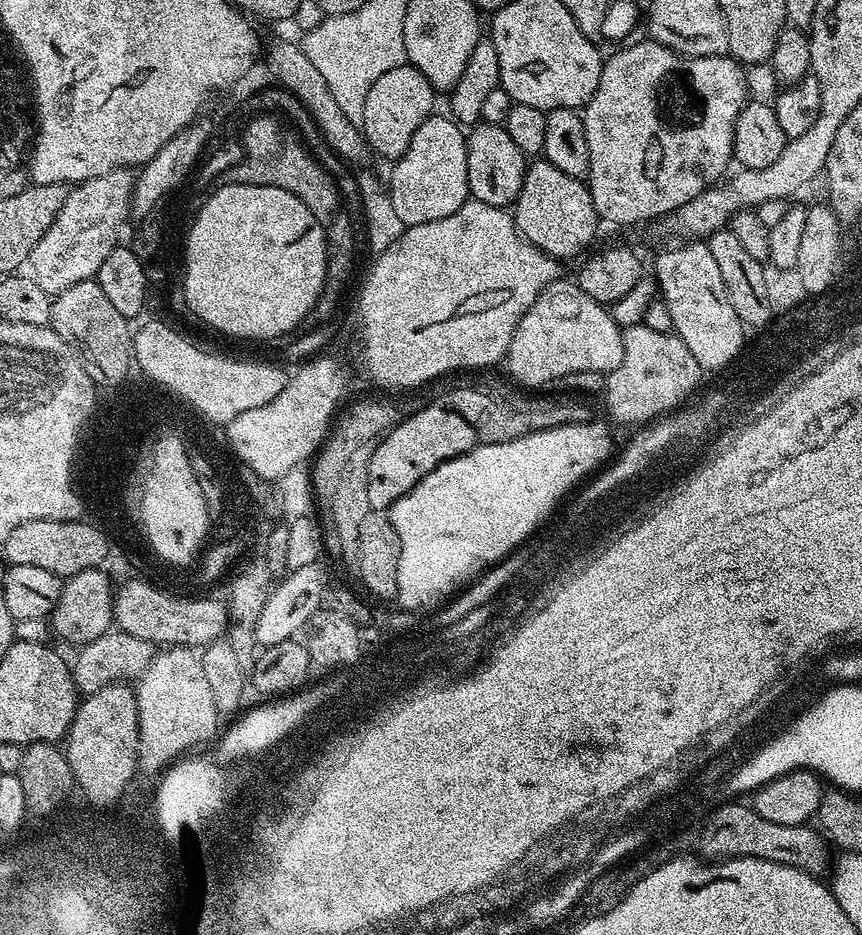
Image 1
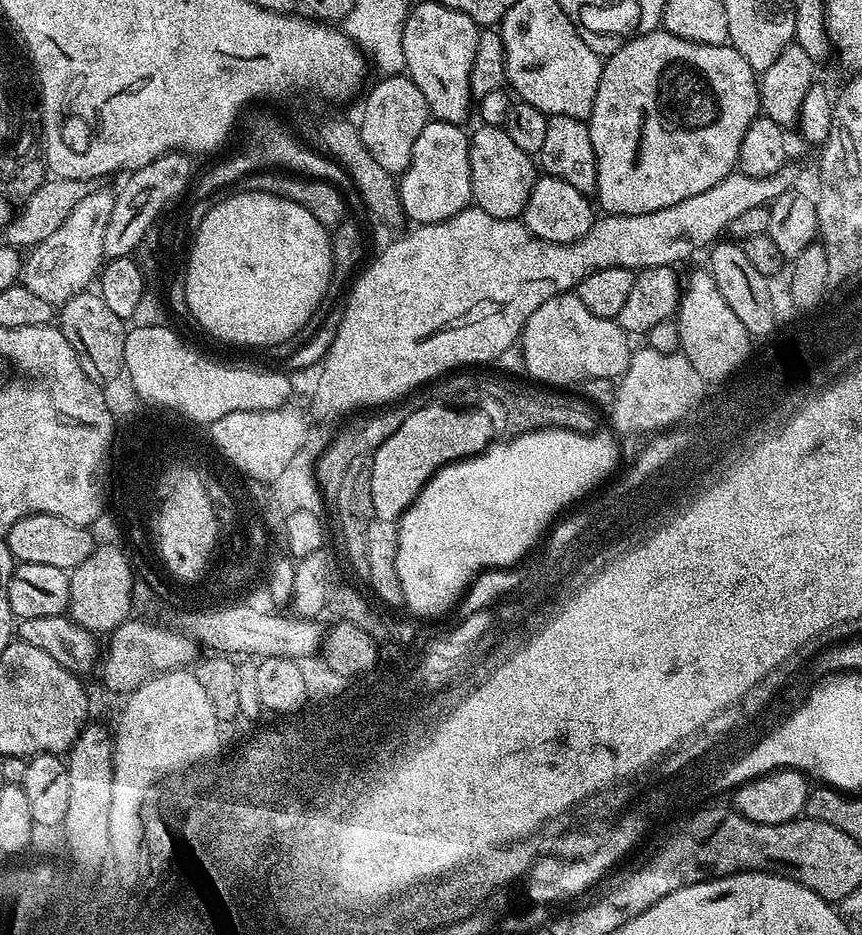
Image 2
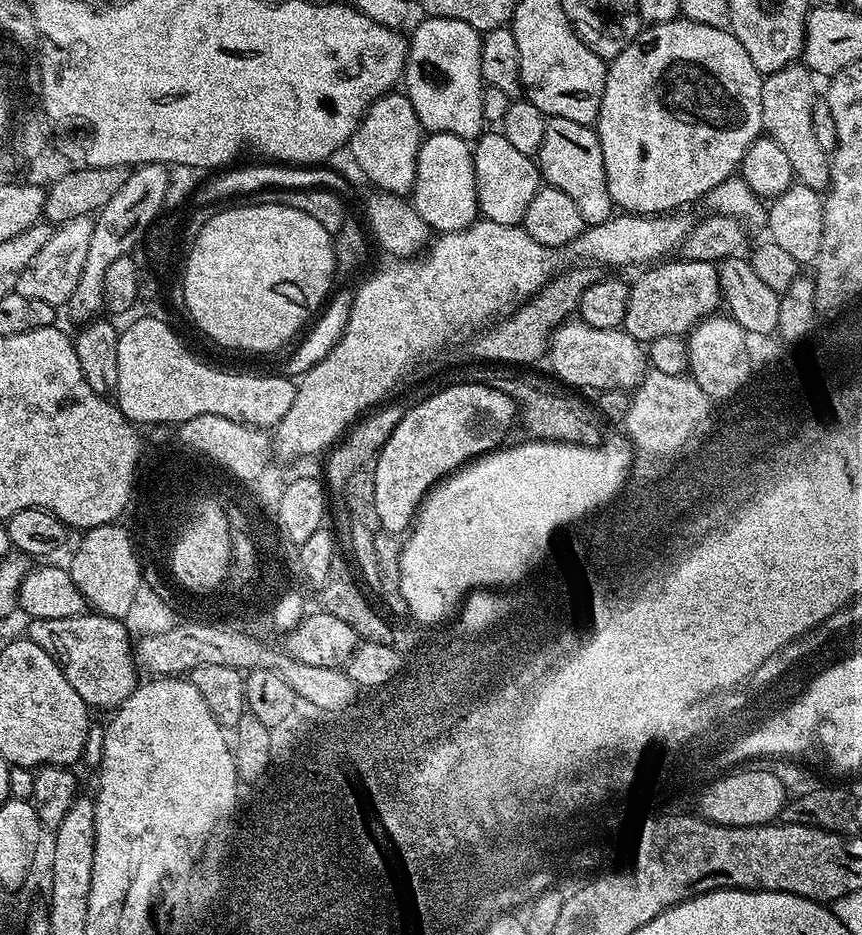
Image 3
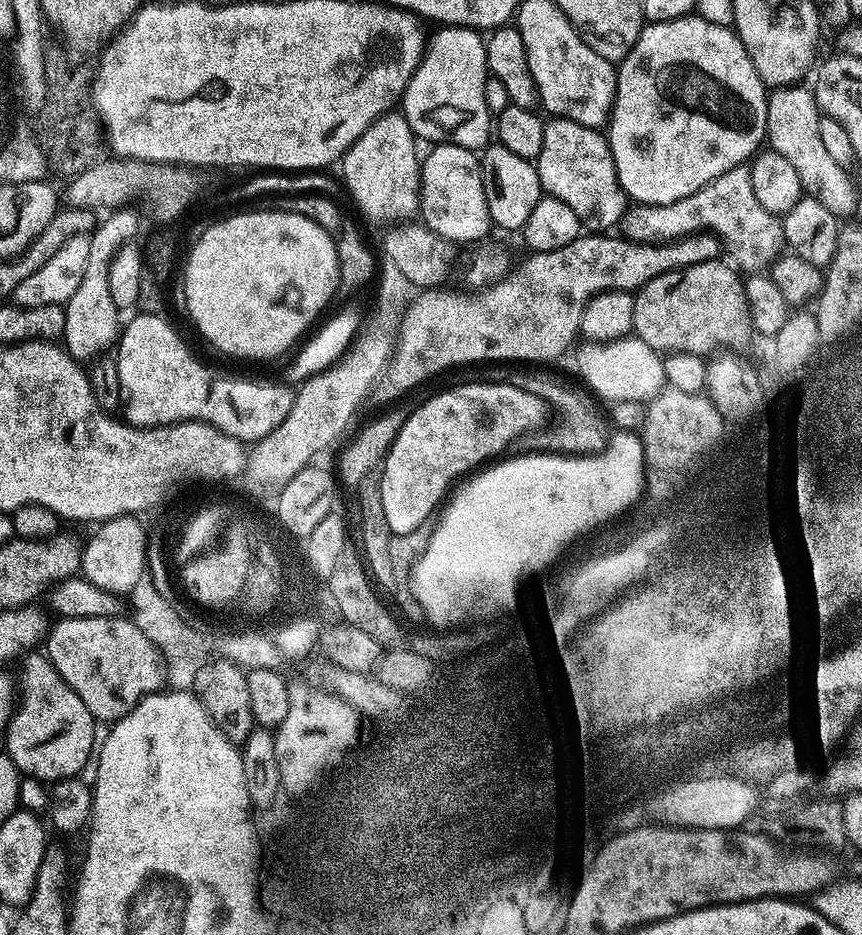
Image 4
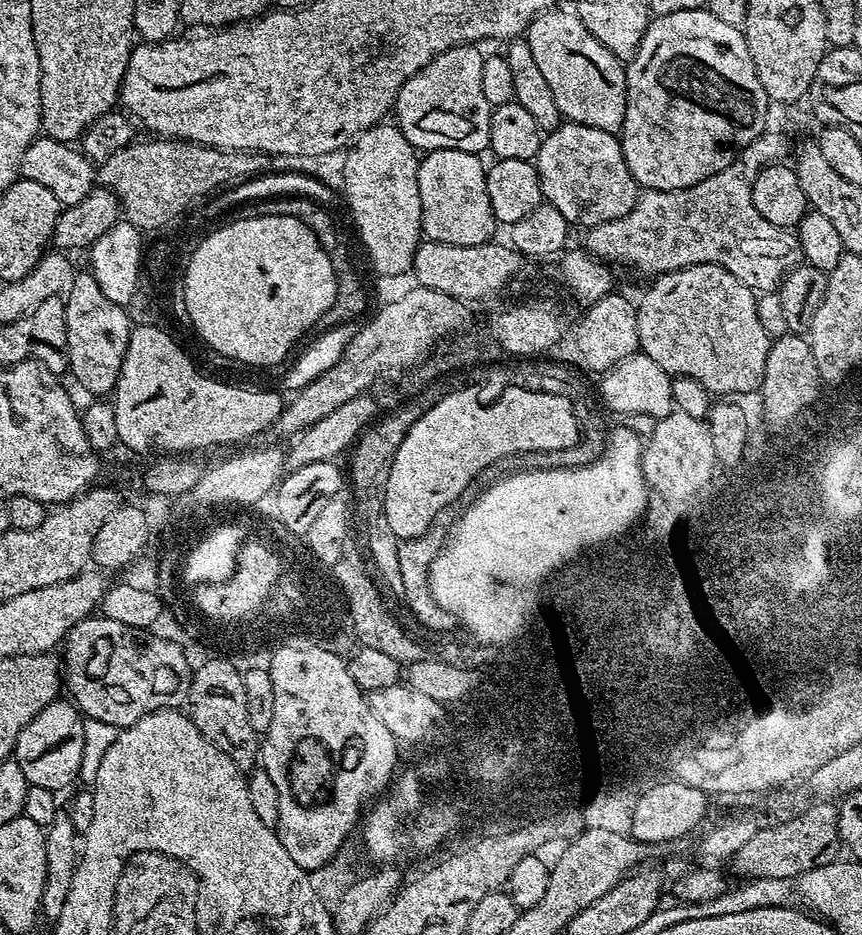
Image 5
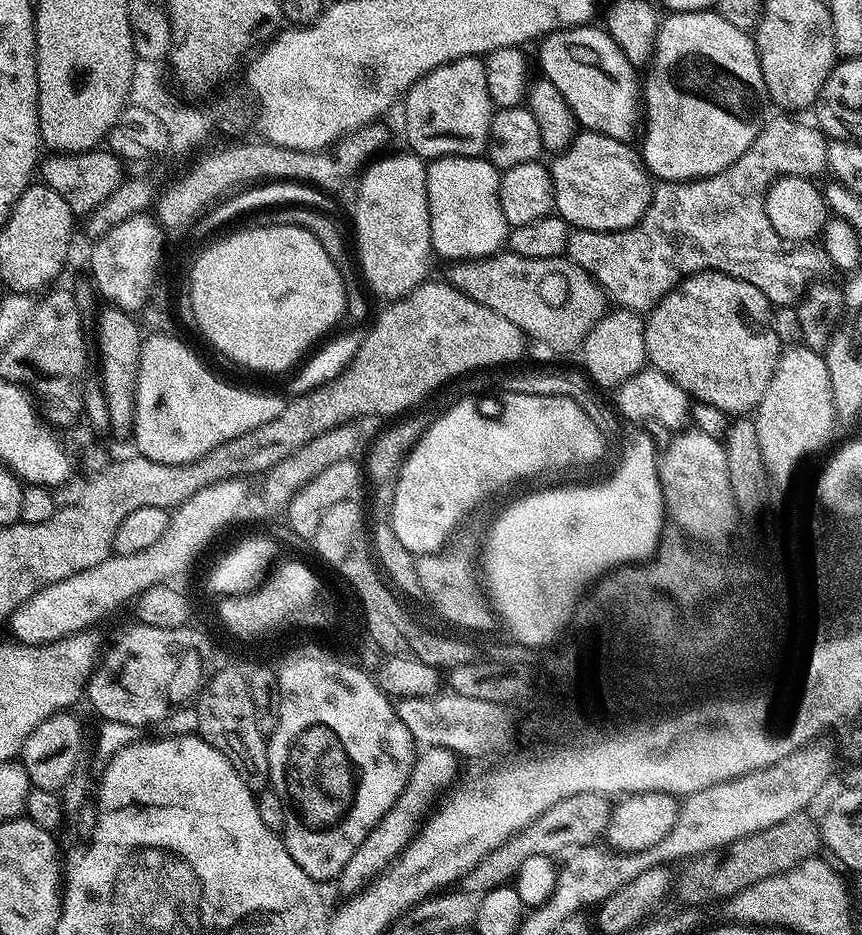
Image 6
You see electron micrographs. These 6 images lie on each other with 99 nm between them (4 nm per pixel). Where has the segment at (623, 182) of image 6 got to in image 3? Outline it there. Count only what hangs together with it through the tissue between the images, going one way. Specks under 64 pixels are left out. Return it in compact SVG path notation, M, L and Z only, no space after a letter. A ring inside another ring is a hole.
M549 116L546 134L542 137L538 167L547 187L562 190L562 194L567 194L574 201L585 225L601 224L614 215L614 205L606 182L606 162L602 158L600 137L595 127L570 122L570 118Z

